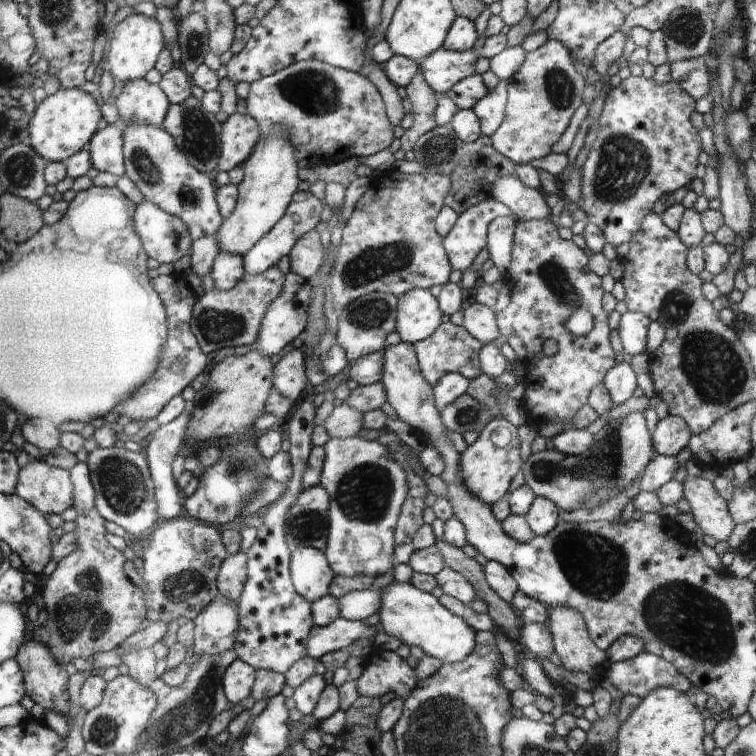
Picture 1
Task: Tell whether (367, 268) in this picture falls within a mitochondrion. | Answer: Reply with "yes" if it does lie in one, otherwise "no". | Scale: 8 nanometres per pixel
yes

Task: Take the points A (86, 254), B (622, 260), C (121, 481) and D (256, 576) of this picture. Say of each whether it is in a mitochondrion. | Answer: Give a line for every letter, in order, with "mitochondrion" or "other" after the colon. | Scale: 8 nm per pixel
A: other
B: other
C: mitochondrion
D: other

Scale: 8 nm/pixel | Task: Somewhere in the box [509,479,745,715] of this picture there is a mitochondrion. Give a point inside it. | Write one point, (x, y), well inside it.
(685, 617)

